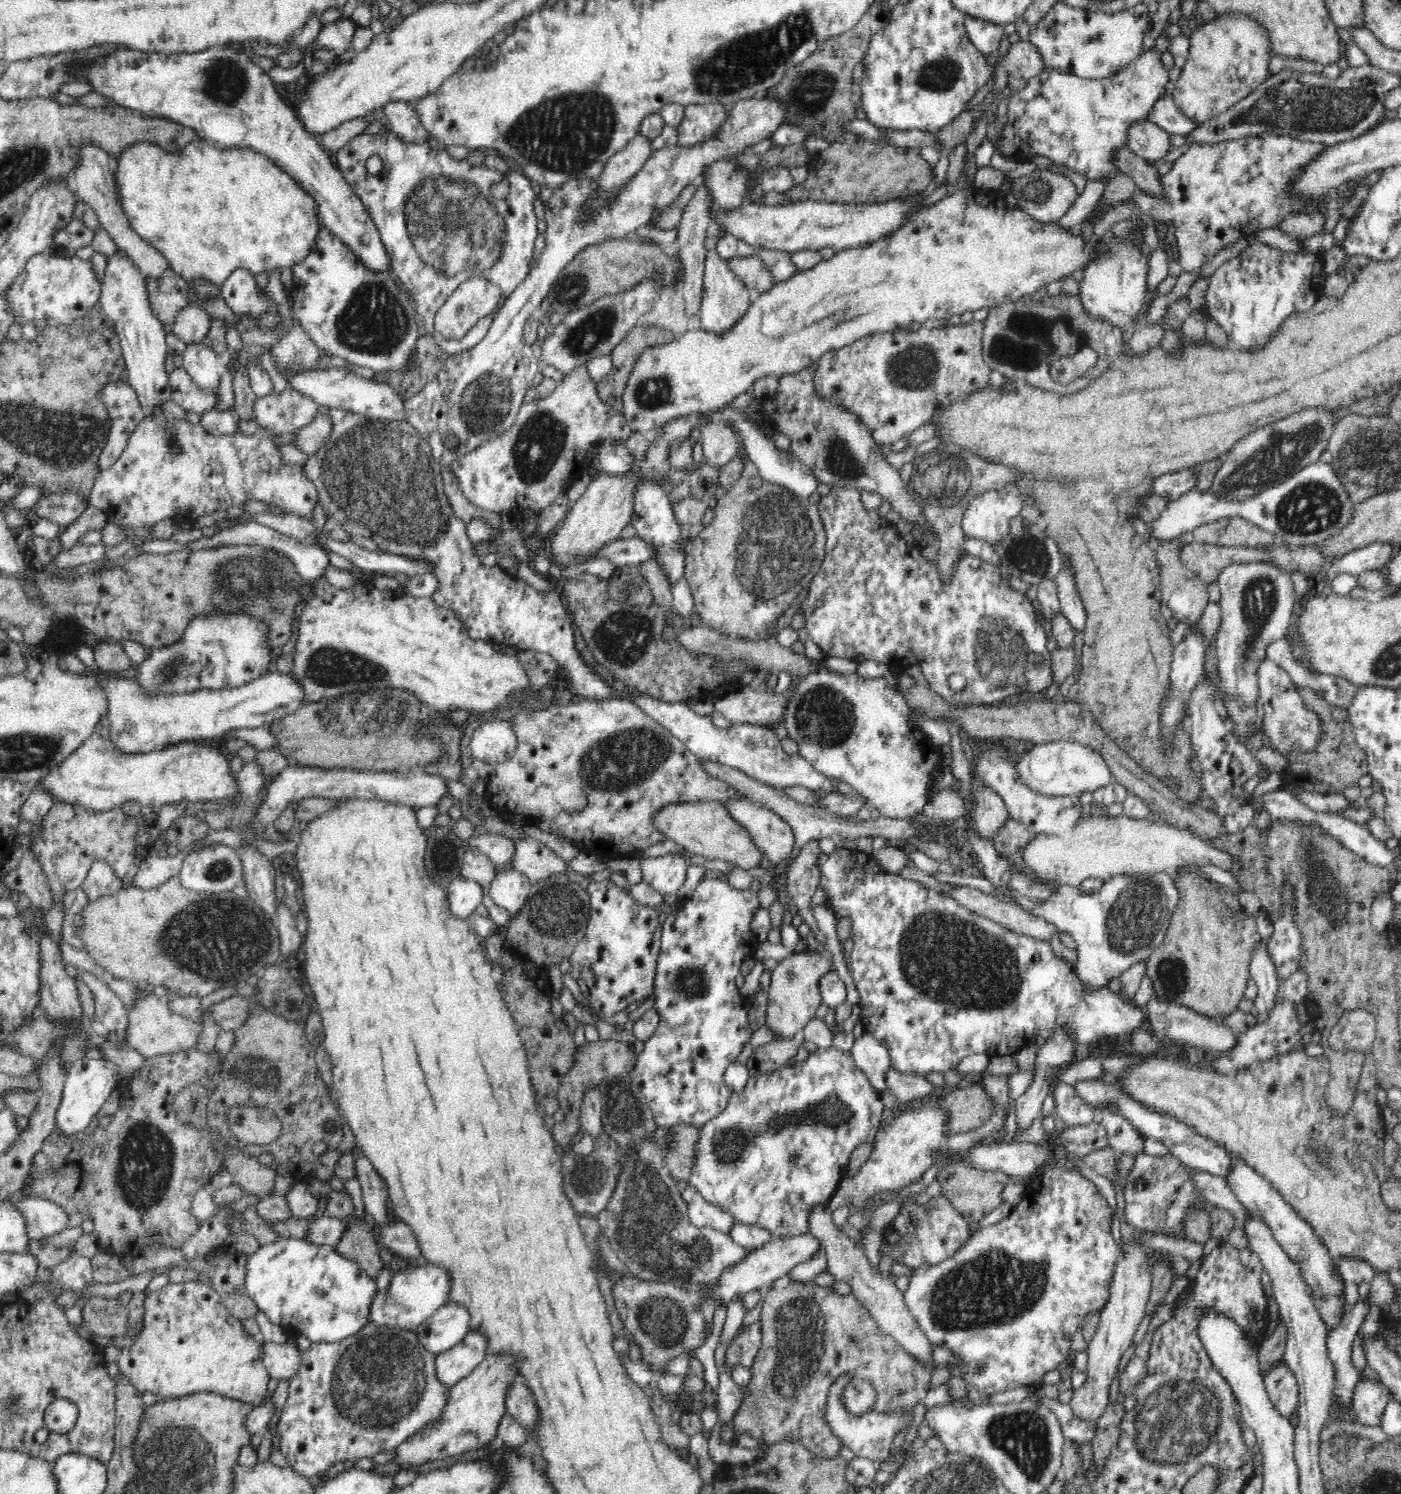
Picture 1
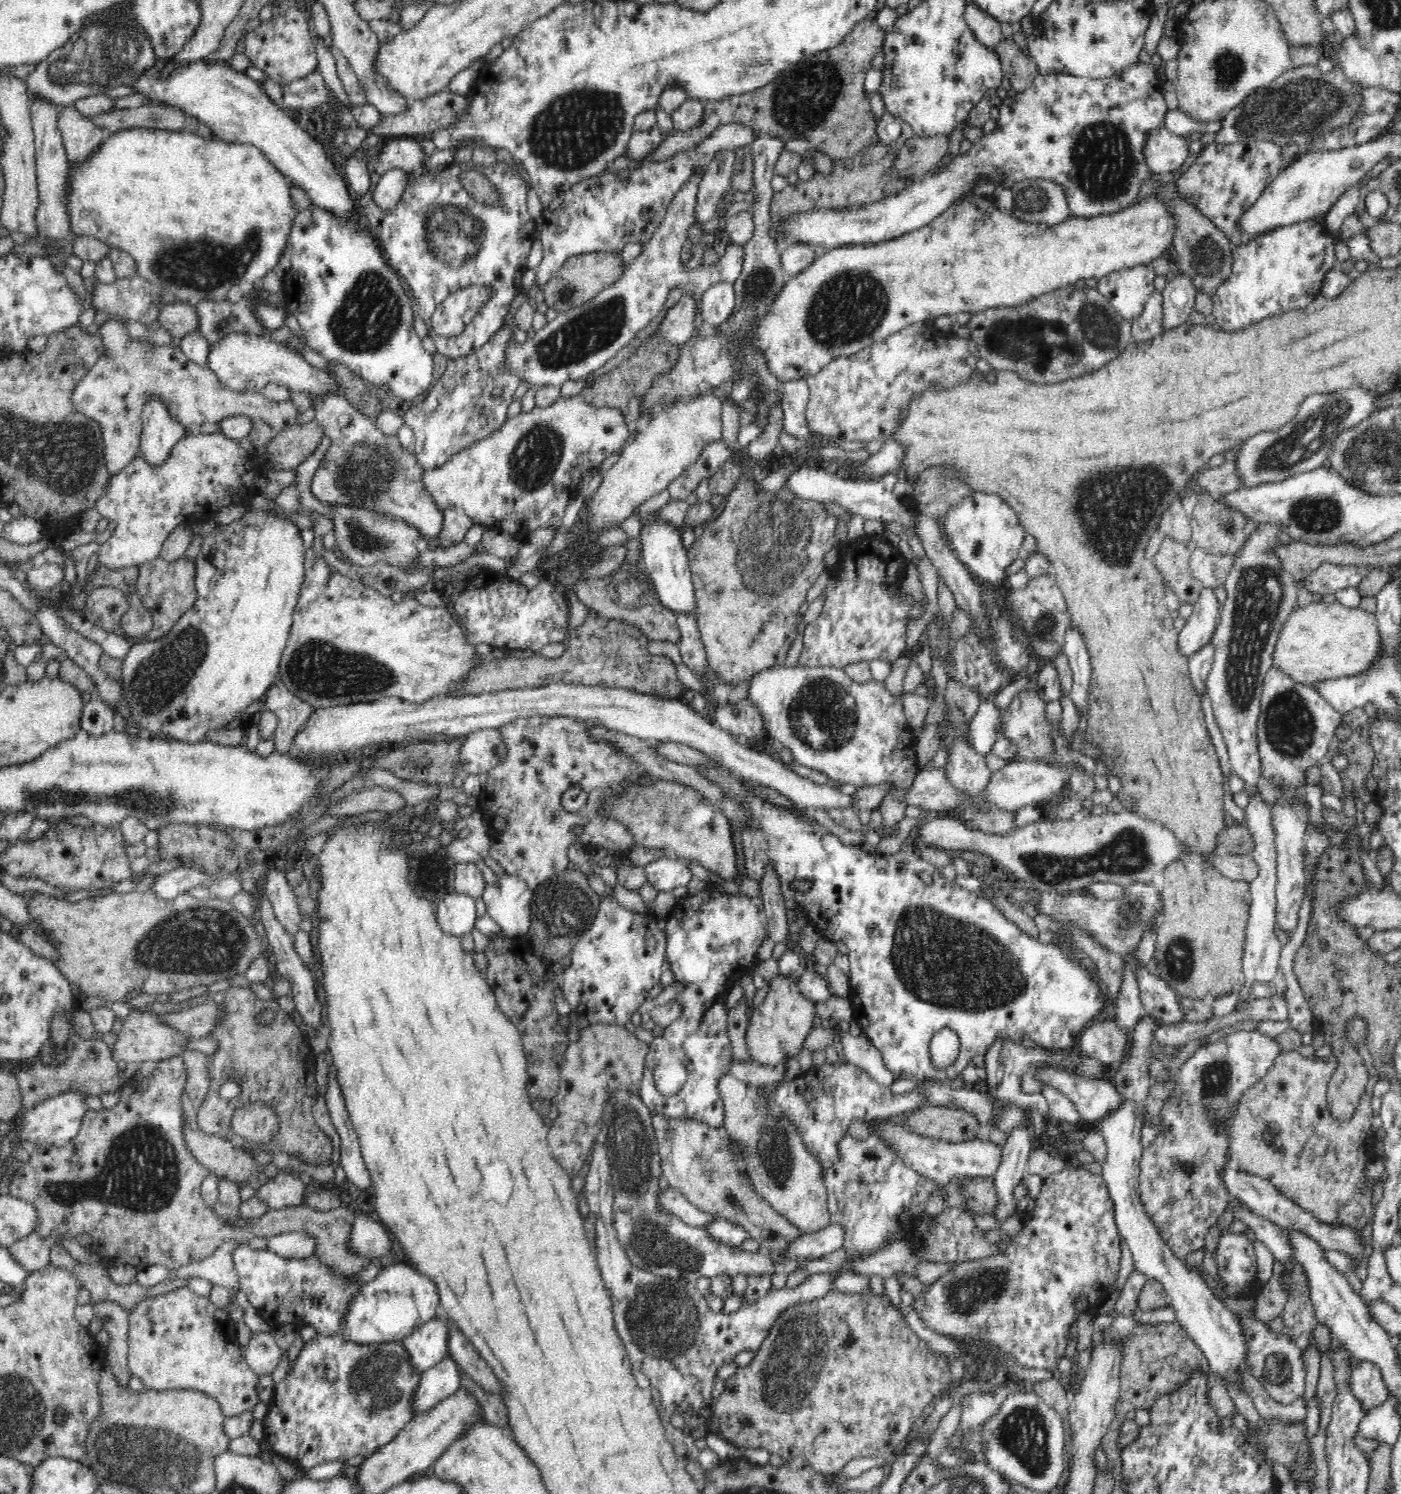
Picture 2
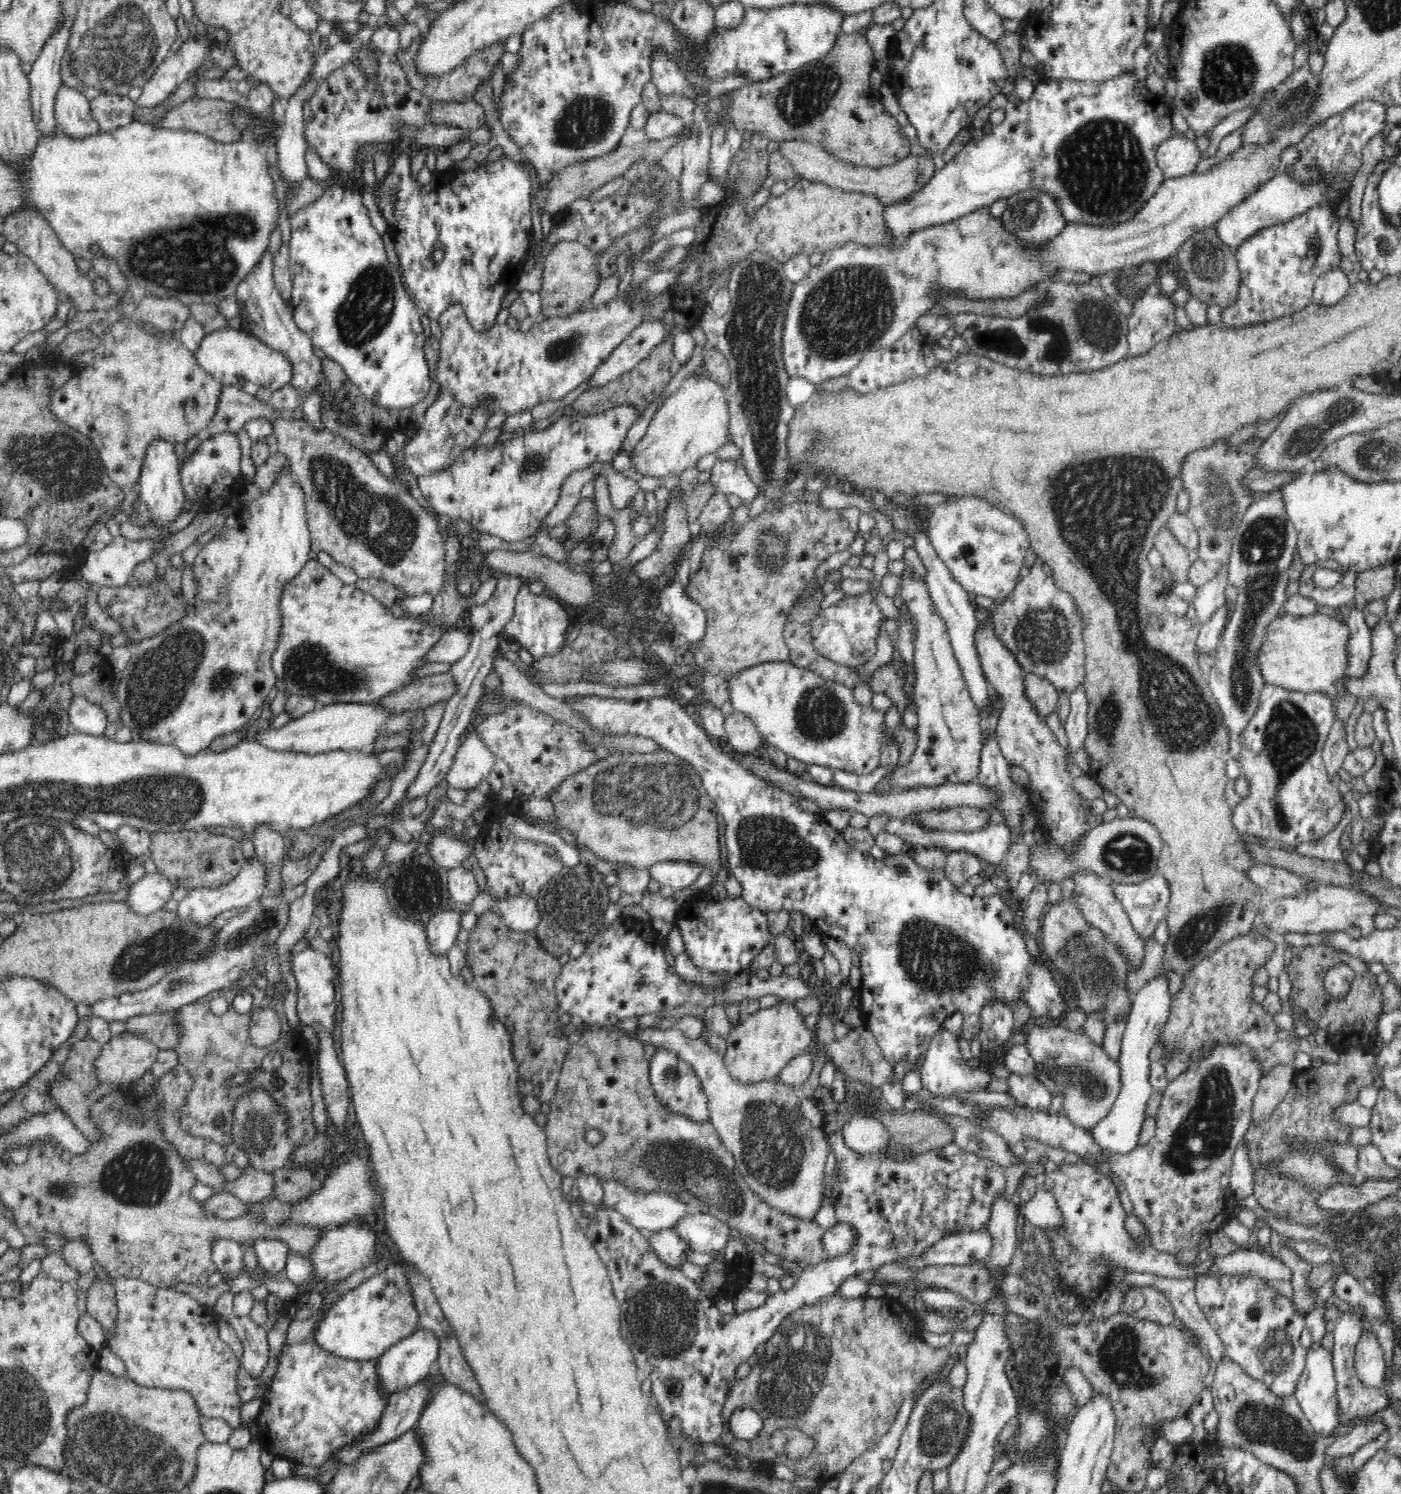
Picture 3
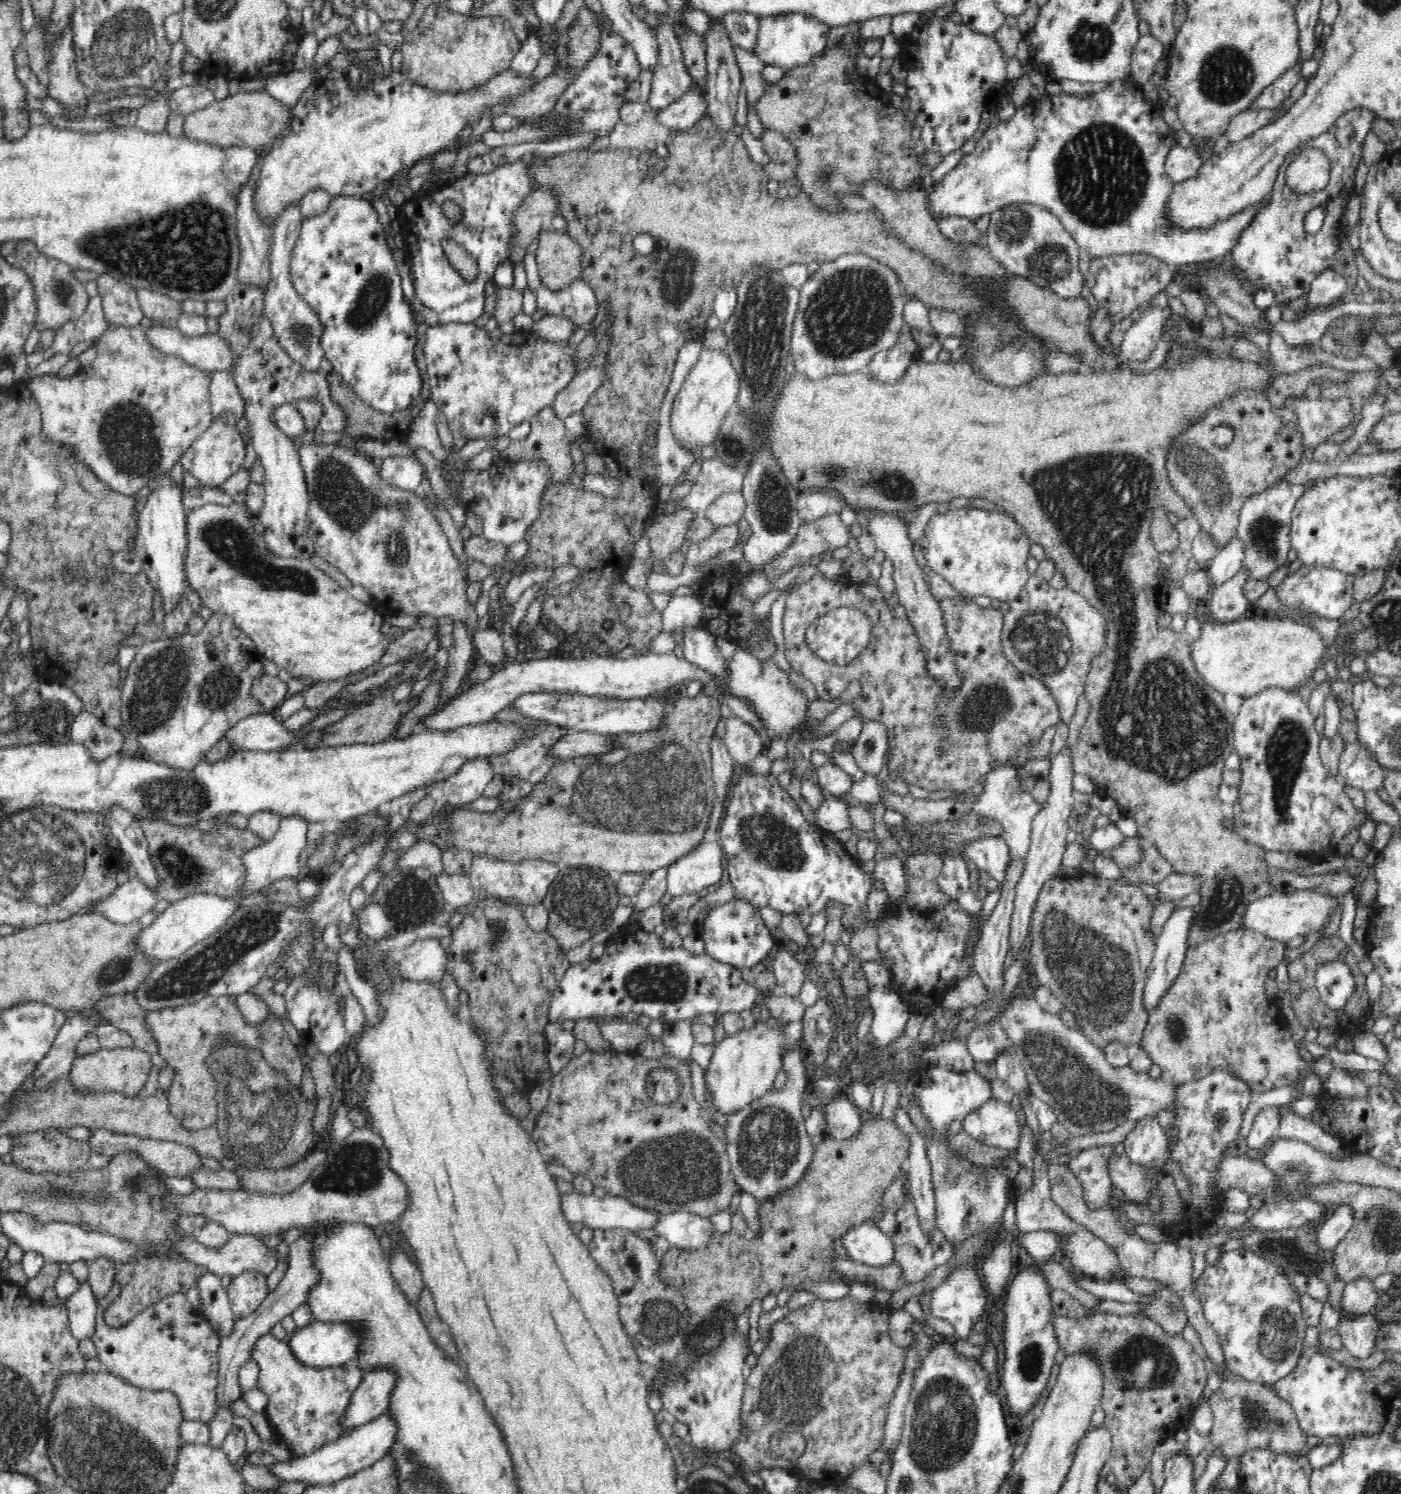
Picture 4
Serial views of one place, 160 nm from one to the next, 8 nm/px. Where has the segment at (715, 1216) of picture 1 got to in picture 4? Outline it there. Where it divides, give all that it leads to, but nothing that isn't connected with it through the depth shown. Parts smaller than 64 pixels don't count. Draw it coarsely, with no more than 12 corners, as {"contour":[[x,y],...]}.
{"contour":[[561,1194],[565,1219],[594,1230],[653,1228],[664,1212],[608,1194]]}

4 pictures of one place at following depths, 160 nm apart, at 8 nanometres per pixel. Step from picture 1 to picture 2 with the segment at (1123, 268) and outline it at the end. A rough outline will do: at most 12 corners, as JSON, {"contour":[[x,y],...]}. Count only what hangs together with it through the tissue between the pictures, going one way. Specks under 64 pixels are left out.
{"contour":[[1150,264],[1098,278],[1096,289],[1122,318],[1141,314],[1155,291]]}

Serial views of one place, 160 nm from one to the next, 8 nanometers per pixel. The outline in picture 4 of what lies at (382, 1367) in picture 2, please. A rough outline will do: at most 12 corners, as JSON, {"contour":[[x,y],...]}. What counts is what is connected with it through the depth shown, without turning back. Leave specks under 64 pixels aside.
{"contour":[[286,1340],[251,1358],[273,1436],[304,1456],[345,1434],[364,1372],[312,1368]]}

